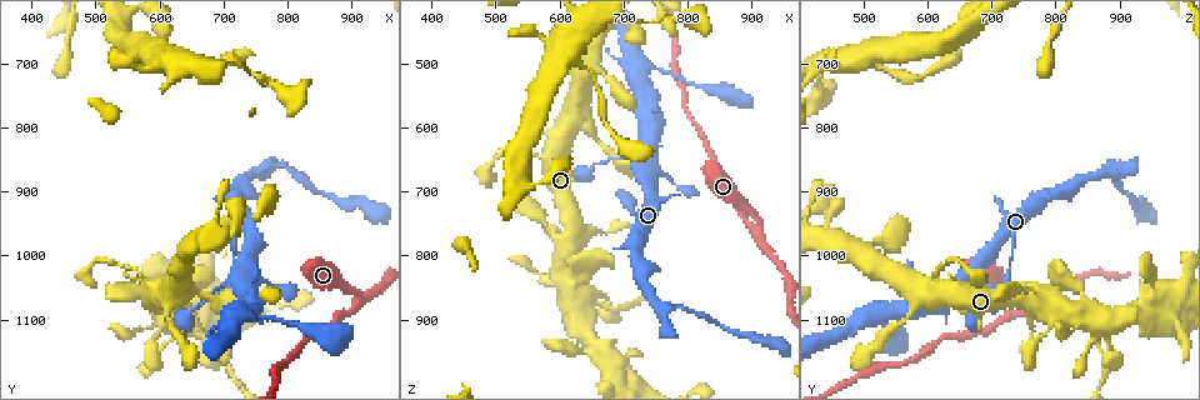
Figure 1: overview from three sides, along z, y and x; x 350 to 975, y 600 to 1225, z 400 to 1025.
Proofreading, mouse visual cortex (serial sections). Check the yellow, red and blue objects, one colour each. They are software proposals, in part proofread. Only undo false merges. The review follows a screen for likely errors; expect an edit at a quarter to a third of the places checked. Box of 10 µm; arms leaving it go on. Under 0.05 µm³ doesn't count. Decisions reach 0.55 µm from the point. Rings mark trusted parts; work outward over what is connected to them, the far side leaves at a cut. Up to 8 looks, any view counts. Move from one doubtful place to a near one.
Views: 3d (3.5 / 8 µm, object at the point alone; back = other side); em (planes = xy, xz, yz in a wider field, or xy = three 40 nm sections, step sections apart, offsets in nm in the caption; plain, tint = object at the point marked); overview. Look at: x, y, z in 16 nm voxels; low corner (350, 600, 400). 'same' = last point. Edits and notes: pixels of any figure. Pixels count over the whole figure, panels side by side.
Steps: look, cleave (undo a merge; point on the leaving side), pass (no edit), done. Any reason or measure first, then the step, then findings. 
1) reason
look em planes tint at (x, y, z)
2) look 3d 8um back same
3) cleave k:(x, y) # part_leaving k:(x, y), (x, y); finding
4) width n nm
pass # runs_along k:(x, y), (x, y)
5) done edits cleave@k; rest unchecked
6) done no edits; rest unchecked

abrupt turn
look 3d 3.5um at (610, 1080, 575)

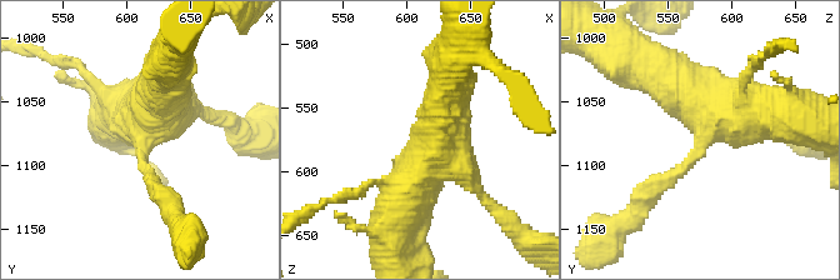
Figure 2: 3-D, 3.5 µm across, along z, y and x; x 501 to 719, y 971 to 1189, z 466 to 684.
now the EM
look em xy step 5 tint at (614, 1080, 578)

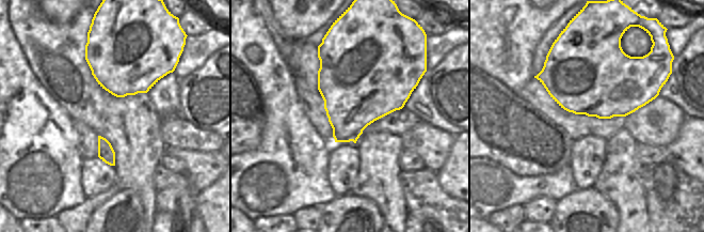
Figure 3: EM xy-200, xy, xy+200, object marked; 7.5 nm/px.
pass # runs_along 2:(391, 230), (441, 131), (445, 96); continuous, no second cell

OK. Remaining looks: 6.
sharp bend
look 3d 3.5um back at (625, 1070, 845)

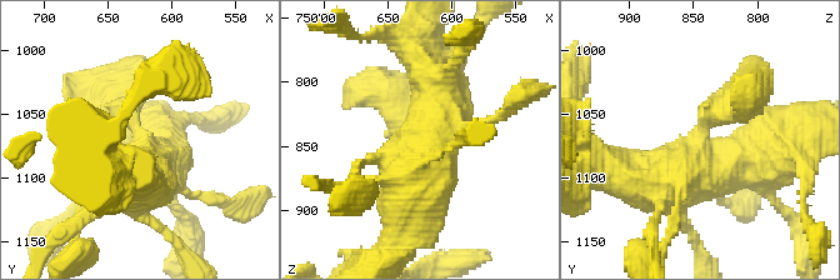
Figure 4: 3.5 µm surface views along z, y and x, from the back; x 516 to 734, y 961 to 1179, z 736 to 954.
shape alone is not enough
look em xy step 2 tint at (624, 1072, 846)

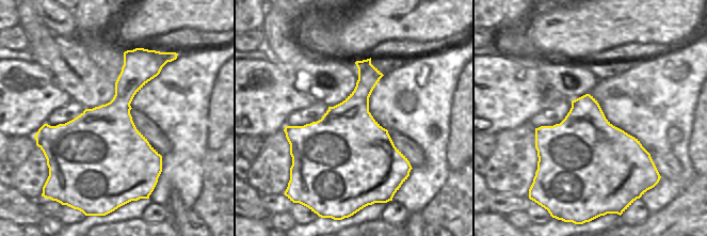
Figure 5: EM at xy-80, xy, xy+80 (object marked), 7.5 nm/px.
pass # runs_along 4:(765, 146), (669, 181), (621, 174); one cell here

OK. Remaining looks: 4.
sharp bend
look 3d 3.5um at (655, 1065, 950)

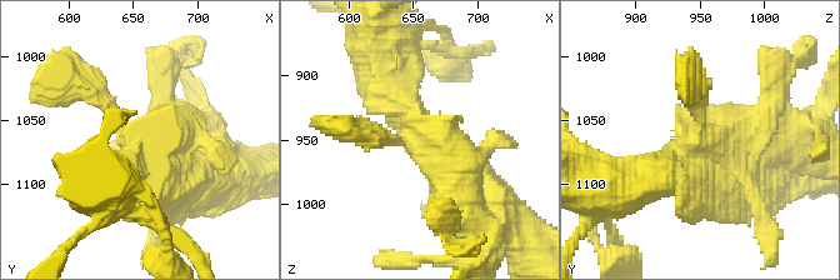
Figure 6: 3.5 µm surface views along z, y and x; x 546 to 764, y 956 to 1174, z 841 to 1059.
look em planes tint at (654, 1064, 952)

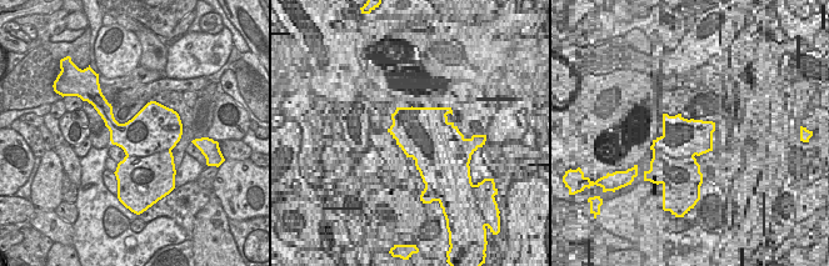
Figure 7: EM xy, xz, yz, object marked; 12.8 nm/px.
cleave 6:(191, 89) # two cells meet here

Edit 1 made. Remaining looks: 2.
done edits cleave@6; rest unchecked

